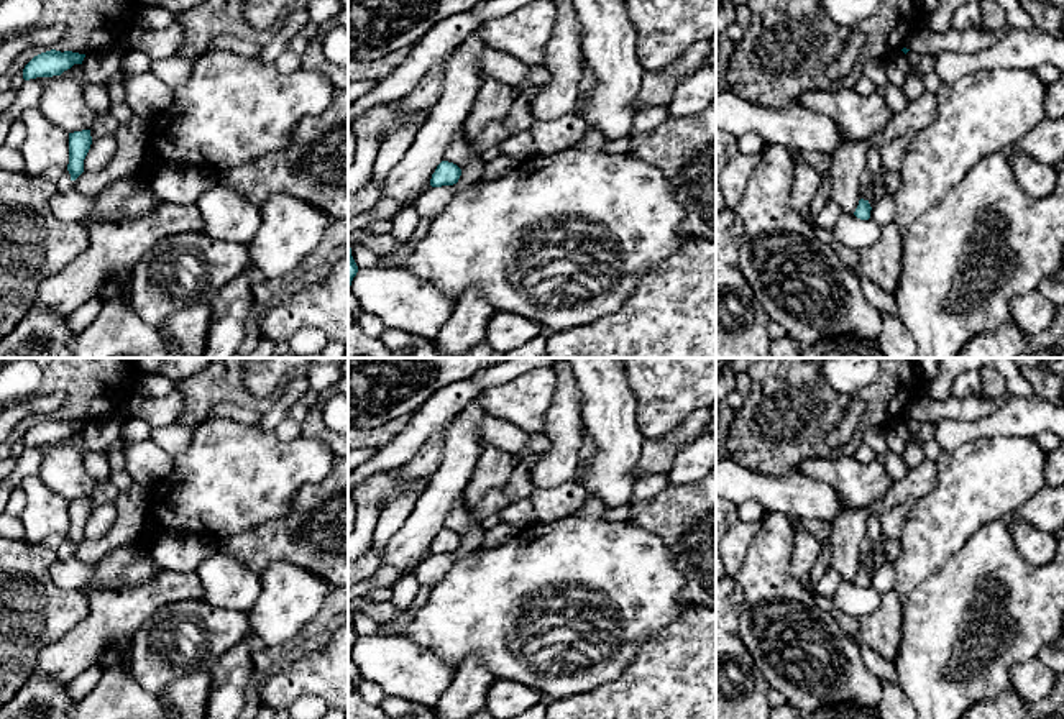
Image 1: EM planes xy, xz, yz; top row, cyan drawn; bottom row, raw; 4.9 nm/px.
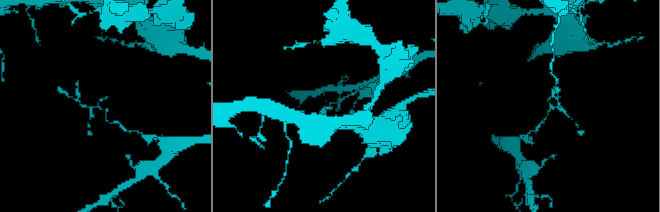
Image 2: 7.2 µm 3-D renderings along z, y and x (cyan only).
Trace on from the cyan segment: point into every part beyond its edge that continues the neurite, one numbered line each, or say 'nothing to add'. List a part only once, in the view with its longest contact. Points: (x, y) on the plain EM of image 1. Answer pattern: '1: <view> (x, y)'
nothing to add

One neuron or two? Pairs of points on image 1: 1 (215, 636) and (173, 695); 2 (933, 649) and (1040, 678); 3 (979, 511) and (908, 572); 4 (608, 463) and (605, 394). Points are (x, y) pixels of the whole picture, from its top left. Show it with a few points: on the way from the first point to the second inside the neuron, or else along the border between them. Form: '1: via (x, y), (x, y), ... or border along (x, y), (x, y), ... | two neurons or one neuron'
1: border along (207, 670), (181, 675), (166, 688), (160, 700) | two neurons
2: border along (1036, 657), (1018, 662), (1010, 670), (1010, 688) | two neurons
3: via (961, 519), (926, 554) | one neuron
4: via (608, 447), (608, 411) | one neuron

